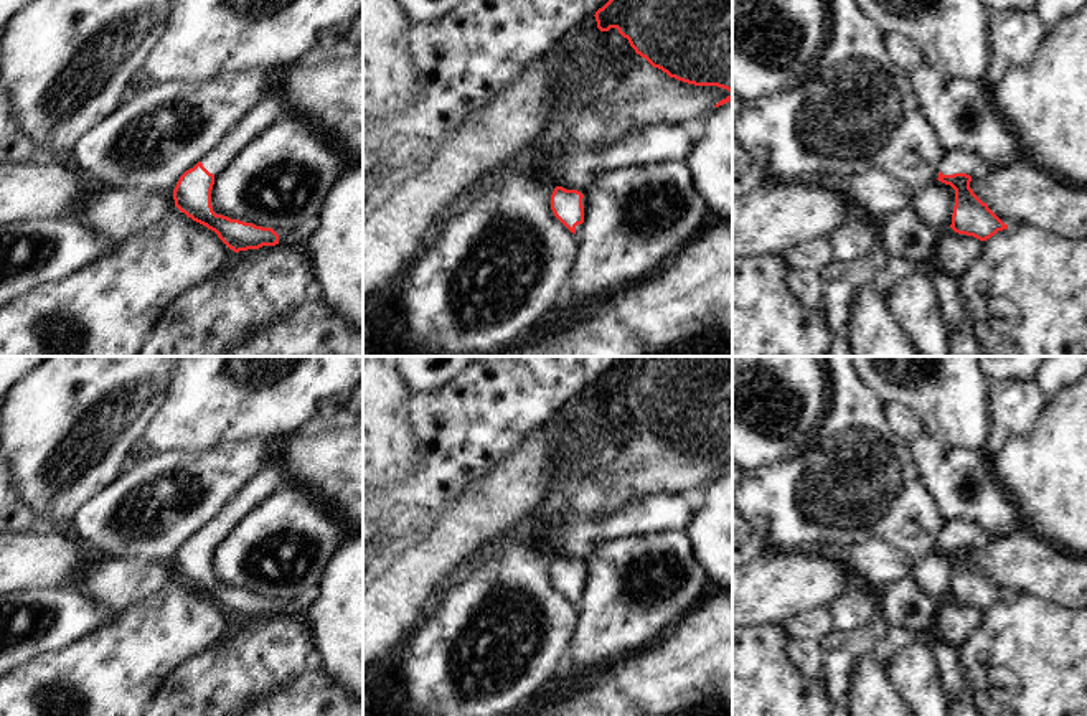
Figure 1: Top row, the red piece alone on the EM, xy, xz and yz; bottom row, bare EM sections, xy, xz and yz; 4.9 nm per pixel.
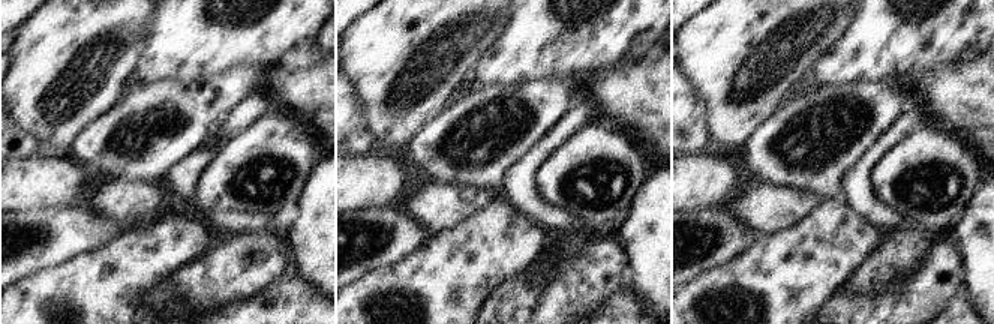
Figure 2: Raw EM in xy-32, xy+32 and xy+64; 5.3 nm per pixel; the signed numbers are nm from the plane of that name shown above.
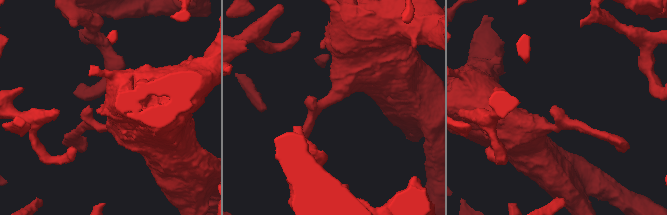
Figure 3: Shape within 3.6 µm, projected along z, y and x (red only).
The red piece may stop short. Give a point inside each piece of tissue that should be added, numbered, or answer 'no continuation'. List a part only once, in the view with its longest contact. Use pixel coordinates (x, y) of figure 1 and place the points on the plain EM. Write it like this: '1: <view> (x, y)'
1: yz (959, 530)

